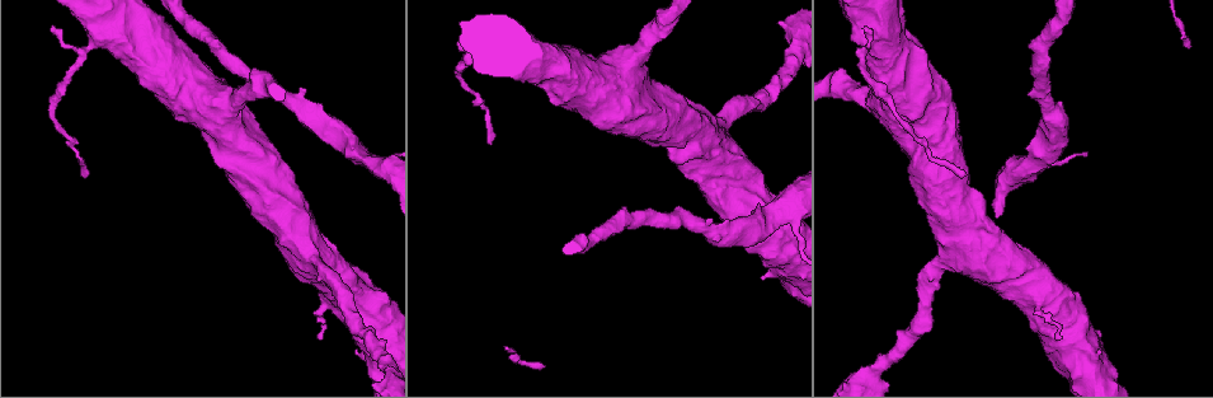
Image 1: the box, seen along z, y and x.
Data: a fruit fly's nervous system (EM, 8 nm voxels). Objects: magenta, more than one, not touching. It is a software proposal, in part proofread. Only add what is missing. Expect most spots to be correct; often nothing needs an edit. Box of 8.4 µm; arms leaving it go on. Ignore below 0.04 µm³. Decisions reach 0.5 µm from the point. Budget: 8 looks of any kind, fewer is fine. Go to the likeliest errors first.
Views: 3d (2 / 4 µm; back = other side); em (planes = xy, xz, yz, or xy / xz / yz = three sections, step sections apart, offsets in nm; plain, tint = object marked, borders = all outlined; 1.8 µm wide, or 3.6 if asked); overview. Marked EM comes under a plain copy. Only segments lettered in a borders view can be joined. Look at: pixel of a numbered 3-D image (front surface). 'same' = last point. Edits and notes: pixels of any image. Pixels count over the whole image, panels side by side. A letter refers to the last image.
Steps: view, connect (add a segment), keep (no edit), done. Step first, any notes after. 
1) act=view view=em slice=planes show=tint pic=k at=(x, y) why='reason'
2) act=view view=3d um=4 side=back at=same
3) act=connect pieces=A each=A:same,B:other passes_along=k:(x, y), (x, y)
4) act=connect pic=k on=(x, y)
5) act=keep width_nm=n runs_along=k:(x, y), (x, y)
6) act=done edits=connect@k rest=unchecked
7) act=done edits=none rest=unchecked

act=view view=em um=3.6 slice=planes show=borders pic=1 at=(321, 337) why='tapers out'

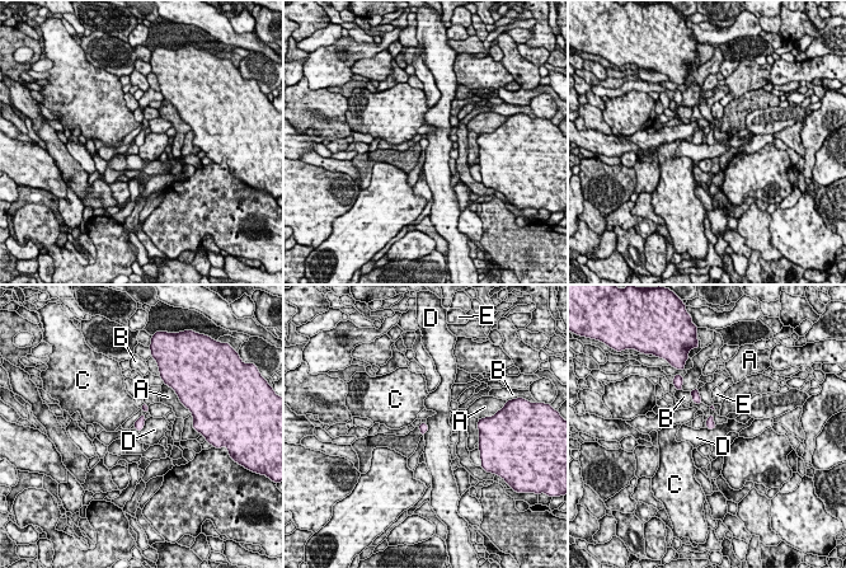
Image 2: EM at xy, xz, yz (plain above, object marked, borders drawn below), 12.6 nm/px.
act=keep each=A:other,B:other,C:other,D:other,E:other border=2:(146, 419), (139, 431) found='no lettered segment goes on from it'

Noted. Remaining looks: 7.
act=view view=3d um=2 pic=1 at=(962, 177) why='thin end'

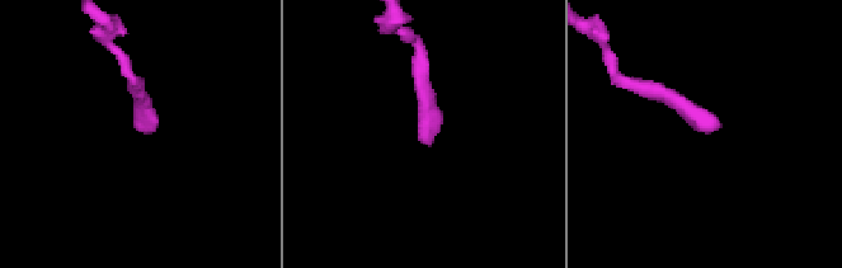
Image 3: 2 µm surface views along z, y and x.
act=view view=em slice=planes show=borders pic=3 at=(714, 129)

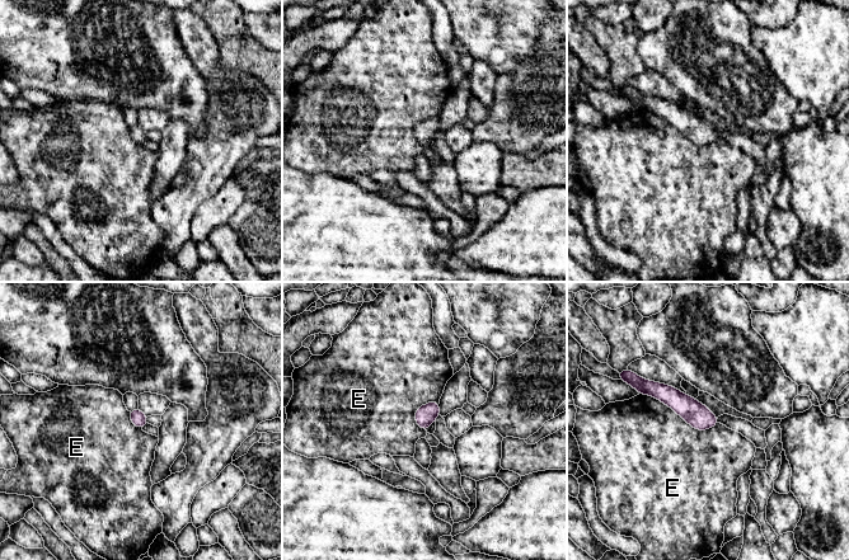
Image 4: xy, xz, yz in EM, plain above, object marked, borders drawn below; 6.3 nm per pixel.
act=keep longest_contact=E:550nm each=E:other runs_along=4:(645, 385), (714, 420) found='none of them fits'

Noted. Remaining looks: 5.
act=view view=3d um=4 pic=1 at=(52, 30) why='an open end'

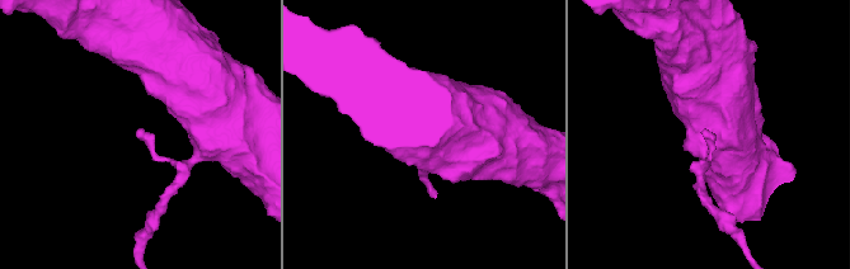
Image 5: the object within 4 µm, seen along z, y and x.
act=view view=em slice=planes show=tint pic=5 at=(706, 134)

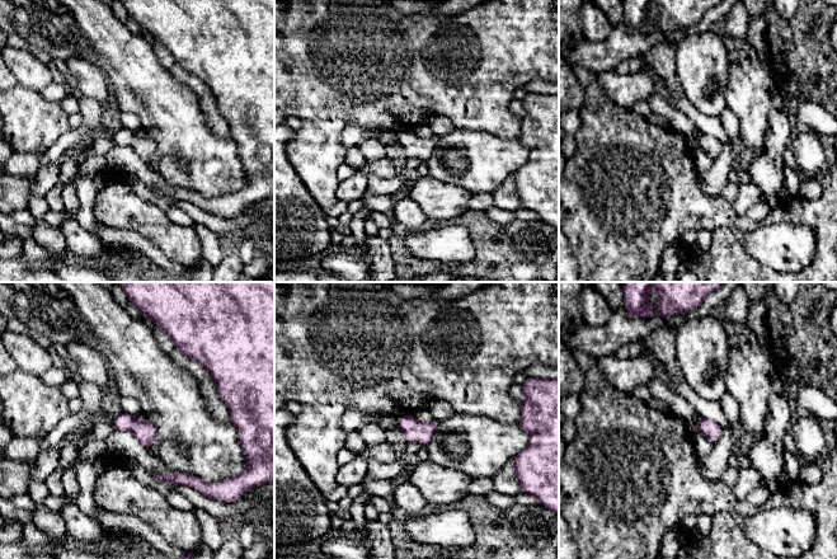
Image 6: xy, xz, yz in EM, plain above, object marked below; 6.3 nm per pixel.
act=view view=em slice=planes show=borders at=same

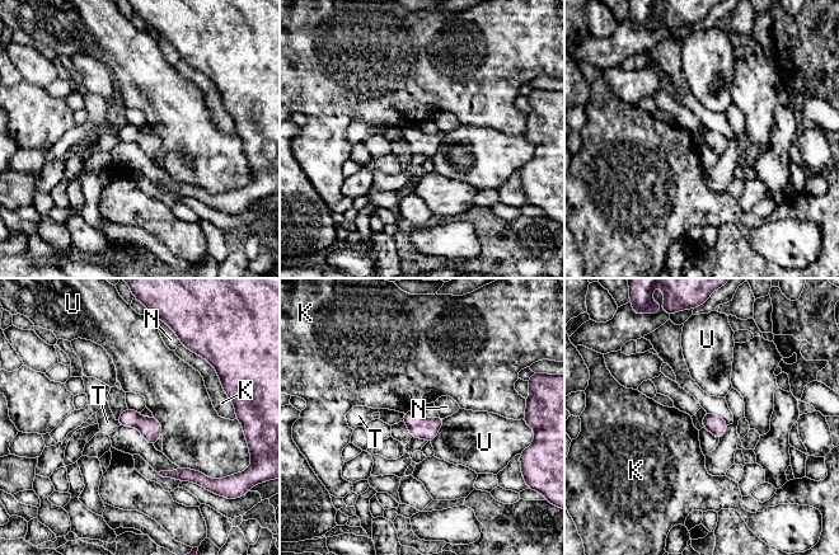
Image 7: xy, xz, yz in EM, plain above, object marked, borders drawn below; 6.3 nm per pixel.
act=keep width_nm=110 each=K:other,N:other,T:other,U:other border=7:(417, 409), (403, 413) found='none of them fits'

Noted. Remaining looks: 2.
act=view view=em um=3.6 slice=planes show=borders pic=1 at=(620, 67)

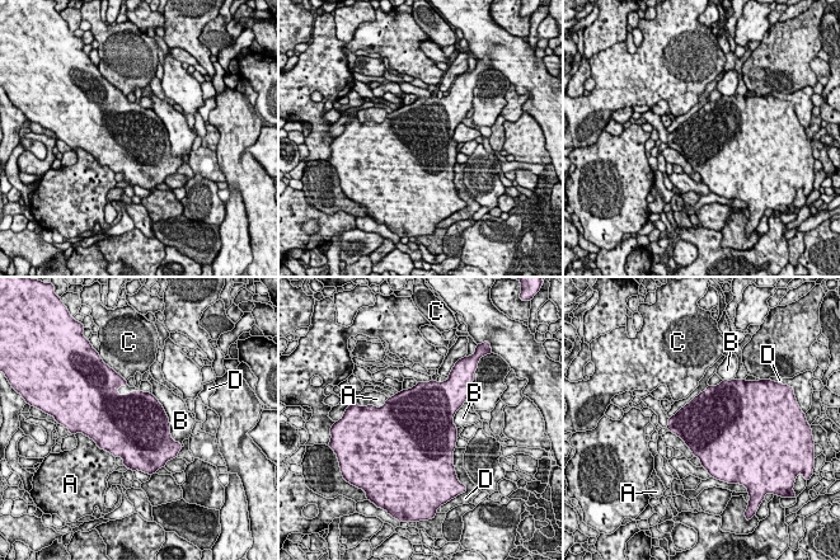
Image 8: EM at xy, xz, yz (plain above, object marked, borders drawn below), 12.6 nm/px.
act=keep each=A:other,B:other,C:other,D:other border=8:(122, 377), (126, 381) found='none of them fits'

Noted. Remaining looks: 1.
act=done edits=none rest=unchecked

